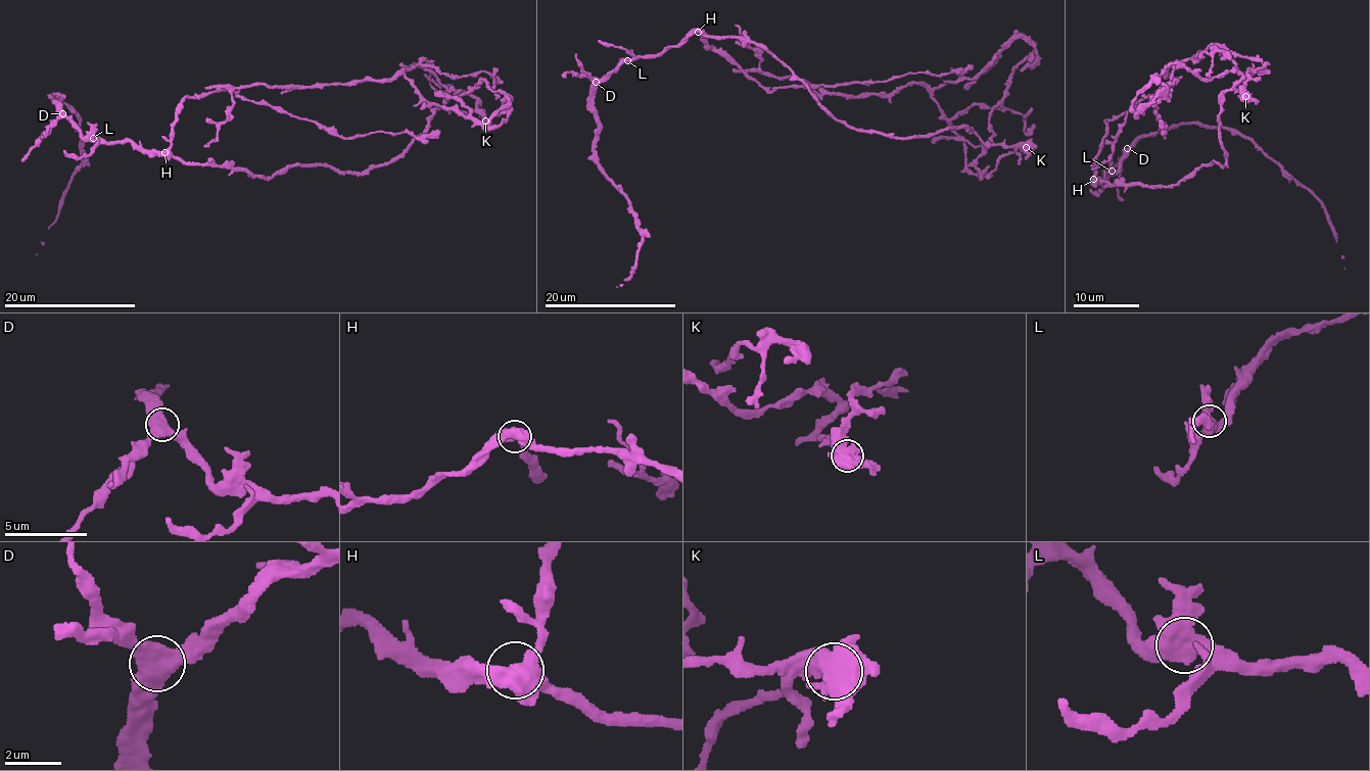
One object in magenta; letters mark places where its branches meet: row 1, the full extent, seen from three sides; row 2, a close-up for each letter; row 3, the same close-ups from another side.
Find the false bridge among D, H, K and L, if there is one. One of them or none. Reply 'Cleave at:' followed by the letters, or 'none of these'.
Cleave at: K

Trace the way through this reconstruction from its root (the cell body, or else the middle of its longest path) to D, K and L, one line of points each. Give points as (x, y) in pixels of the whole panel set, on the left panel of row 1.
D: (180, 161), (171, 155), (149, 155), (130, 142), (89, 141), (62, 113)
K: (180, 161), (244, 169), (271, 179), (292, 165), (367, 173), (388, 164), (437, 109), (477, 111), (485, 122)
L: (180, 161), (171, 155), (149, 155), (130, 142), (99, 142), (93, 138)

